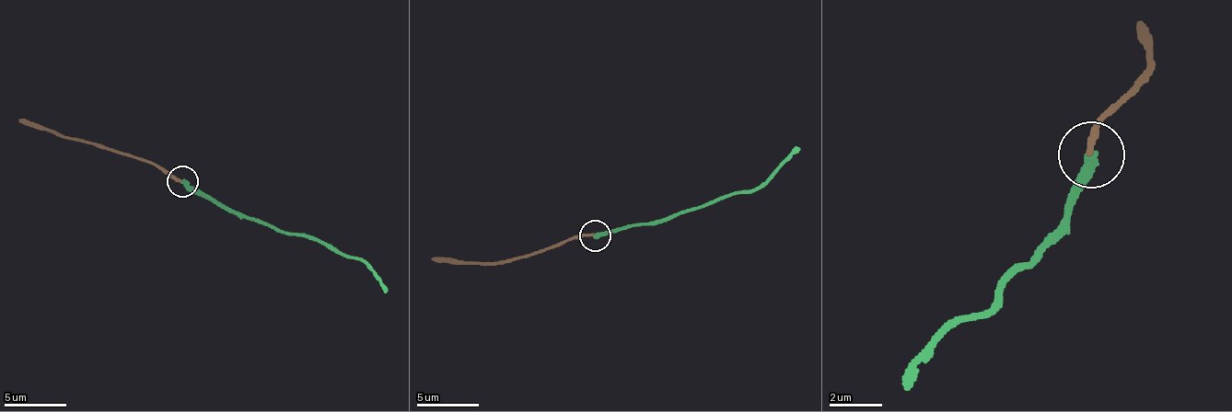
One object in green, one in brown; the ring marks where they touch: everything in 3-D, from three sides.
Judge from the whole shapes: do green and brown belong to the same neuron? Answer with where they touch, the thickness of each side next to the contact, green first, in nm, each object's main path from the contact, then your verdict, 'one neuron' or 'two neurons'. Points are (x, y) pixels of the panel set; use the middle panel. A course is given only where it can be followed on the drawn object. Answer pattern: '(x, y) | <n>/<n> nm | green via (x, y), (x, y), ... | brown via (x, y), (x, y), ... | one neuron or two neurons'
(595, 235) | 360/240 nm | green via (595, 234), (655, 222), (733, 194), (749, 194), (799, 147) | brown via (595, 234), (583, 234), (558, 247), (498, 263), (438, 263), (432, 257) | two neurons

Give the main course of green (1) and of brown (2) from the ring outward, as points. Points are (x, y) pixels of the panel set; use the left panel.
1: (182, 182), (242, 213), (358, 257), (387, 291)
2: (182, 179), (170, 179), (145, 160), (26, 126), (19, 120)

